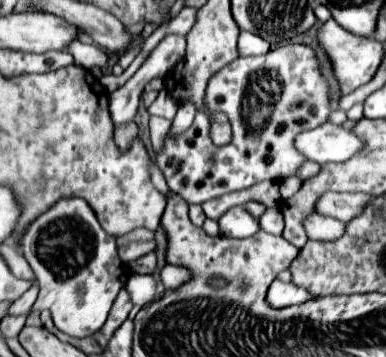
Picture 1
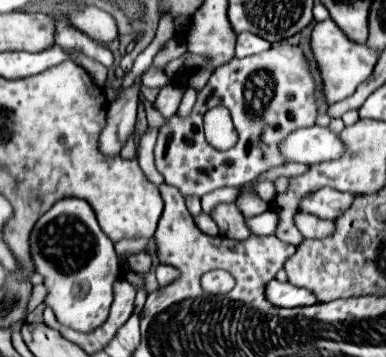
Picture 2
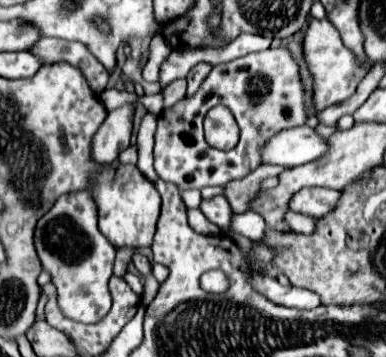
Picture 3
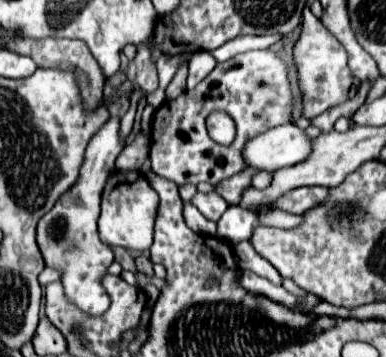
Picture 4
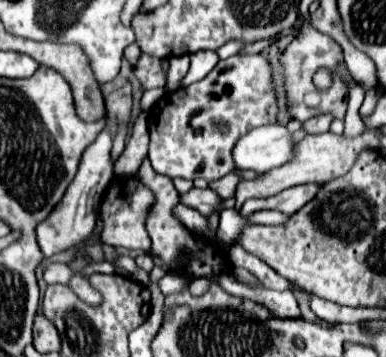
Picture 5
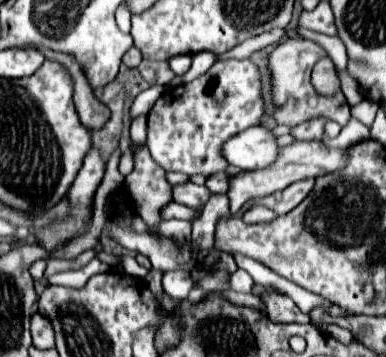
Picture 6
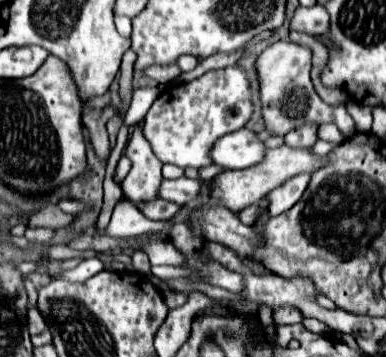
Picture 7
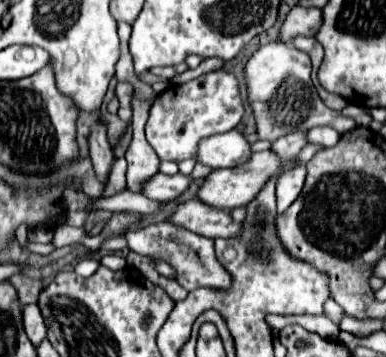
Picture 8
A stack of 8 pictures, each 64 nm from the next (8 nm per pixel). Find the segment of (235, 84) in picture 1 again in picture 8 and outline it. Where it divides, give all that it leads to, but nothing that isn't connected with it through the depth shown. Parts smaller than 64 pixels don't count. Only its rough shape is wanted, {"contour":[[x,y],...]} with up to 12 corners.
{"contour":[[218,70],[158,94],[146,140],[160,160],[196,160],[236,128],[238,78]]}

